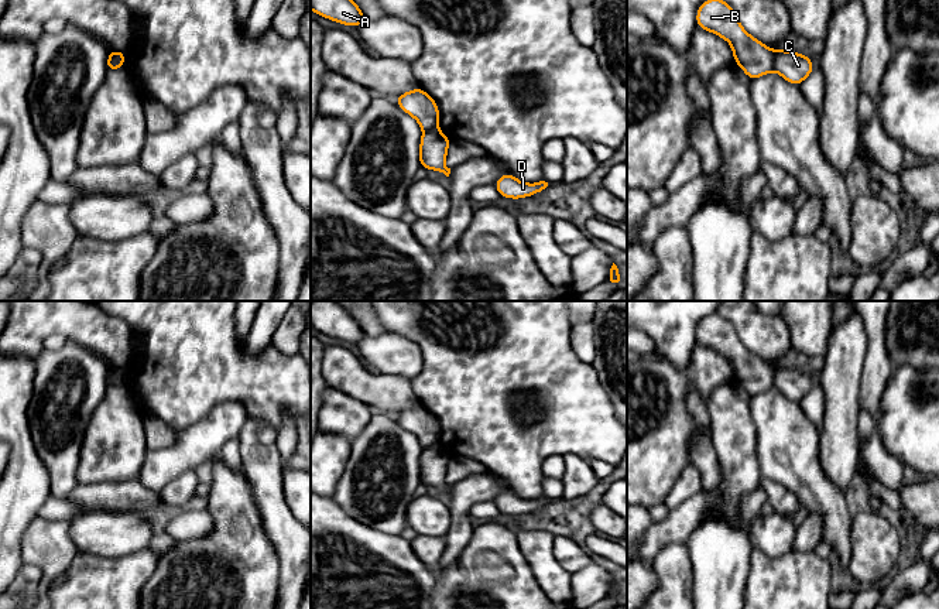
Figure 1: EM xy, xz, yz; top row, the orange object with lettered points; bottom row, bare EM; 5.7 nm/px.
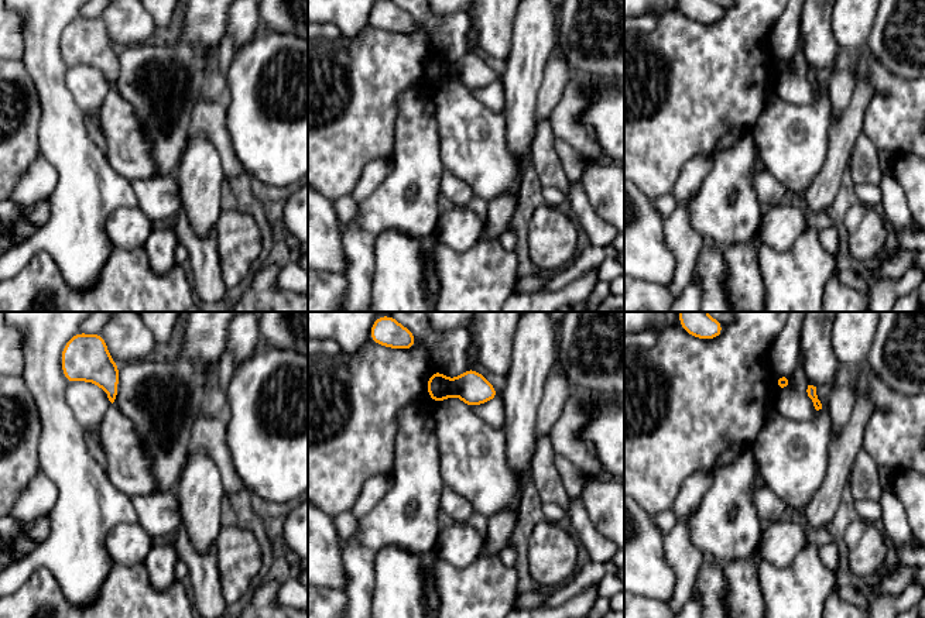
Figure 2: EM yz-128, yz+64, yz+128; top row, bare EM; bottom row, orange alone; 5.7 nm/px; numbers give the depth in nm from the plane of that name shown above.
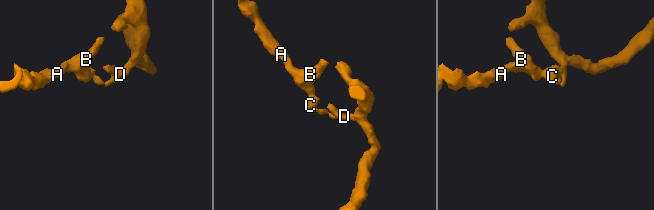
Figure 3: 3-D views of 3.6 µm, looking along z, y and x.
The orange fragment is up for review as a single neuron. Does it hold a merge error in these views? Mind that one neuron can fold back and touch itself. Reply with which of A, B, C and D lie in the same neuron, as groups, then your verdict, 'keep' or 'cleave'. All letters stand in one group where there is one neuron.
A B / C D; cleave

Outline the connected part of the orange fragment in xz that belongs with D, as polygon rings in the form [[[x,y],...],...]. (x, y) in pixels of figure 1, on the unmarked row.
[[[503,490],[494,500],[500,514],[521,516],[532,513],[548,503],[548,499],[539,497],[534,500],[521,499],[513,490]]]

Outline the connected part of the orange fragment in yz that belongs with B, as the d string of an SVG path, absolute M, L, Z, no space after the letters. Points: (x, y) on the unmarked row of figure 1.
M714 312L698 324L696 342L730 359L734 379L750 397L774 387L775 367L750 352L731 322L720 314Z

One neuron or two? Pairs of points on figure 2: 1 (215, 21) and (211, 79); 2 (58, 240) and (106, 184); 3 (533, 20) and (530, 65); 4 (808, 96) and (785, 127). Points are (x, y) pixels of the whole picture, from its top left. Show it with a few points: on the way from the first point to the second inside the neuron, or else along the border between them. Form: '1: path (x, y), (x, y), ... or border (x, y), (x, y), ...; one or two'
1: path (202, 35), (202, 65); one
2: path (72, 226), (76, 222), (78, 212), (92, 198); one
3: path (533, 31), (530, 54); one
4: border (774, 88), (794, 105), (811, 105), (818, 98); two

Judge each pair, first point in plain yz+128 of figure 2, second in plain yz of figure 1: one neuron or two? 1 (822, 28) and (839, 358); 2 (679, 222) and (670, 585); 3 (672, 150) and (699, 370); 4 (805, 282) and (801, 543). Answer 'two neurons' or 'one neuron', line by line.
1: two neurons
2: one neuron
3: one neuron
4: two neurons

